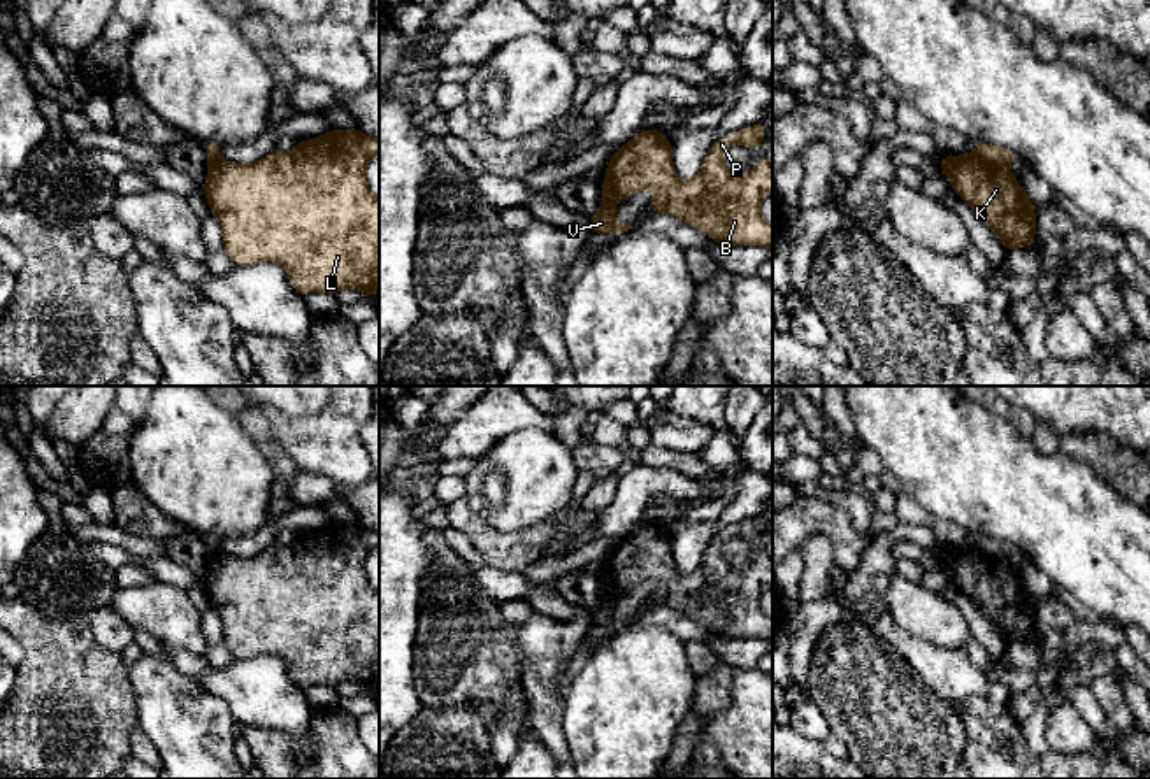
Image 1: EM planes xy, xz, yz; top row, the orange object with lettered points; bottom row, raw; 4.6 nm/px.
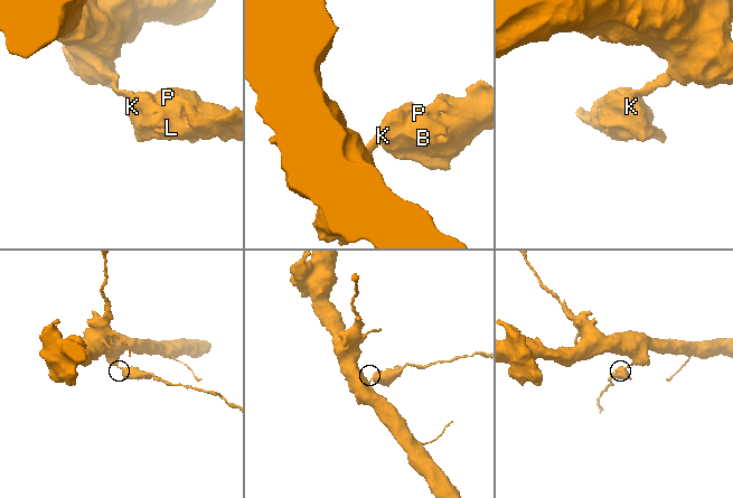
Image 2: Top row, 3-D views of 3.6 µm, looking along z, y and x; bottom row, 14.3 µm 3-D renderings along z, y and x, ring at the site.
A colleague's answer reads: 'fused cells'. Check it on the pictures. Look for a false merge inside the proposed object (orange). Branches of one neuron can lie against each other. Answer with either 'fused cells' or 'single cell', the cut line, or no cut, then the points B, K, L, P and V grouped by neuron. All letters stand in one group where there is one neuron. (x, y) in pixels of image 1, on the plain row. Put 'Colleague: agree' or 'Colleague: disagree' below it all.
fused cells | yz (973, 548), (989, 557), (1006, 560) | B K L P / V
Colleague: agree

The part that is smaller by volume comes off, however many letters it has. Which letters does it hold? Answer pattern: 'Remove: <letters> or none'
Remove: B, K, L, P

